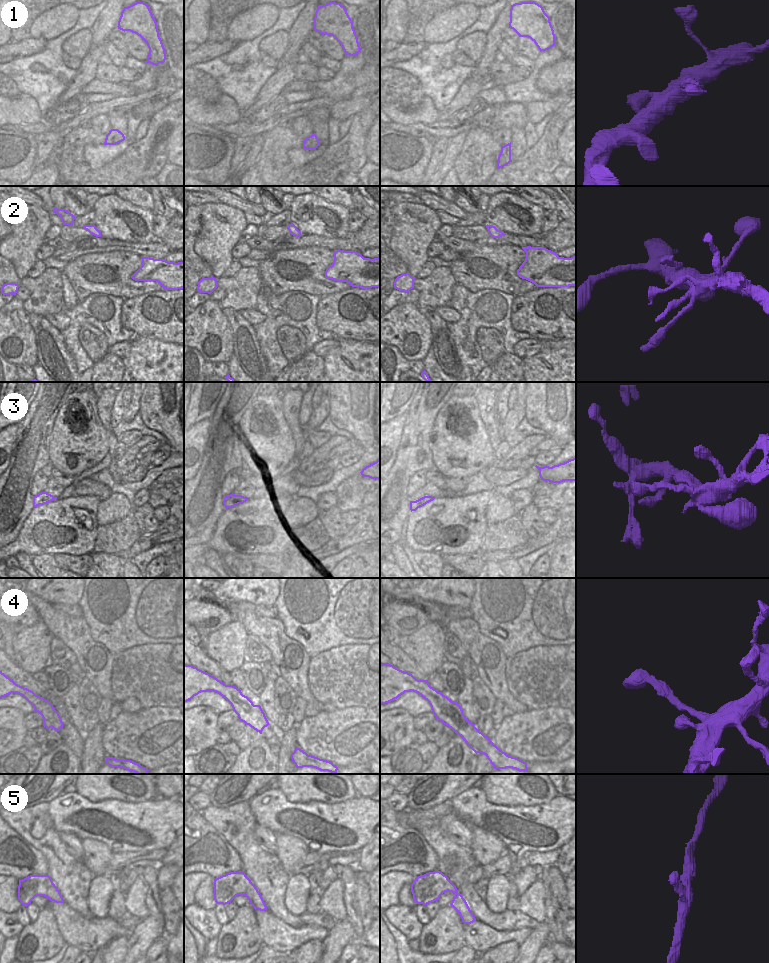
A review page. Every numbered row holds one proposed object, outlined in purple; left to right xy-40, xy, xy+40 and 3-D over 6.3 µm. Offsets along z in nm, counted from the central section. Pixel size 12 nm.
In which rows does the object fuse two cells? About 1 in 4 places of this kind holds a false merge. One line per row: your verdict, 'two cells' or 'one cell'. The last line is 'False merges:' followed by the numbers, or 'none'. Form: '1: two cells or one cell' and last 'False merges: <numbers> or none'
1: two cells
2: one cell
3: one cell
4: one cell
5: one cell
False merges: 1

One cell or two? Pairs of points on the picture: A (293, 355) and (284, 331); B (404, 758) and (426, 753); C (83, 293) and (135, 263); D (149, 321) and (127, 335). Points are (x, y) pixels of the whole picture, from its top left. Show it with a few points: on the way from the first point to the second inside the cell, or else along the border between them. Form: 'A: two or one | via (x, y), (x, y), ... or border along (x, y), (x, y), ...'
A: one | via (293, 349), (293, 343), (288, 337)
B: one | via (409, 758), (421, 756)
C: one | via (97, 284), (115, 283), (121, 280), (121, 277)
D: two | border along (121, 310), (121, 323), (136, 334)

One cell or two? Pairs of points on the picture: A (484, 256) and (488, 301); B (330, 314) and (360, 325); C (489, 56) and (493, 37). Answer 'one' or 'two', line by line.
A: two
B: one
C: one

